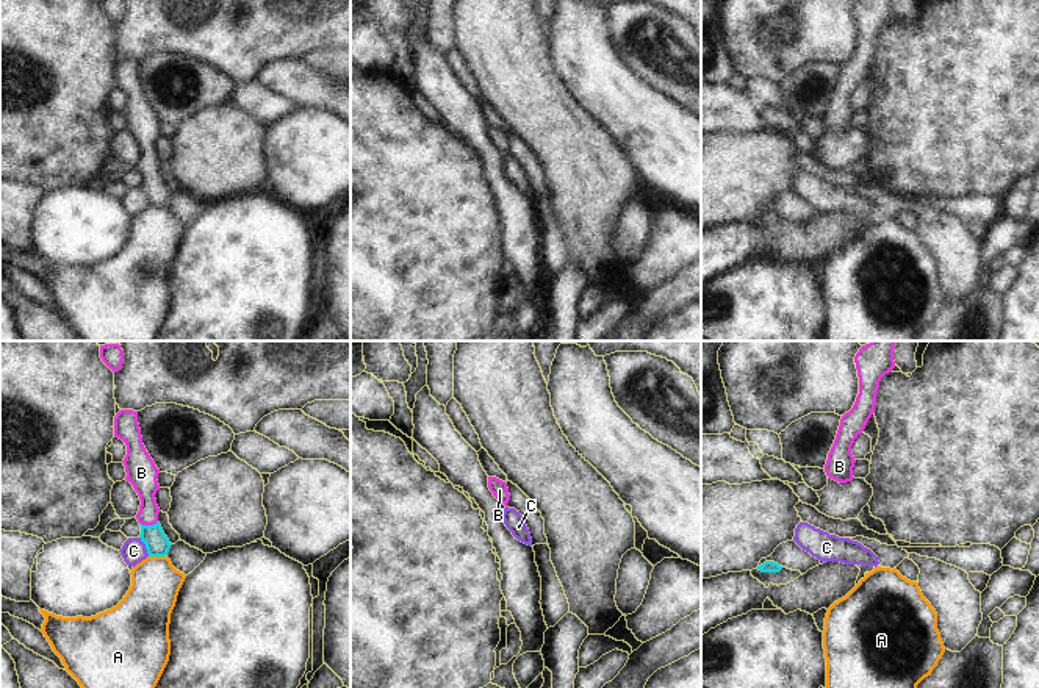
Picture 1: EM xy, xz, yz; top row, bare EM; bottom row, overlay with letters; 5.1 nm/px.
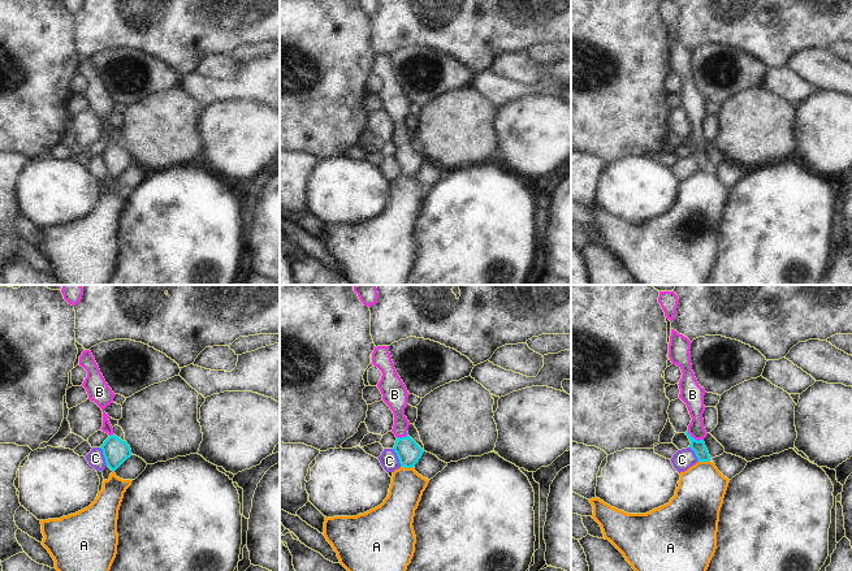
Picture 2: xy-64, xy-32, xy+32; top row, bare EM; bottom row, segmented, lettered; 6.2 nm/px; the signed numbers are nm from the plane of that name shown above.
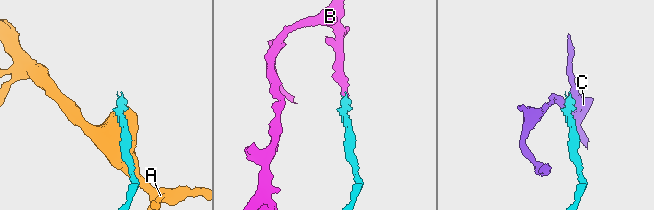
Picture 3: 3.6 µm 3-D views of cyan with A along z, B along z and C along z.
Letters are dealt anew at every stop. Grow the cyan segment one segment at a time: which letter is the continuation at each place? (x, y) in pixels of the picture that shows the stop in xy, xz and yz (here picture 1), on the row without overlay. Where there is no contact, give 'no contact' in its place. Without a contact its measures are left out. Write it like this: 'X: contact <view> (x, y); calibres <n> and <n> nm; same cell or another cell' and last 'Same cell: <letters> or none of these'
A: contact xy (157, 205); calibres 120 and 260 nm; another cell
B: contact xy (147, 175); calibres 120 and 140 nm; same cell
C: contact xy (146, 196); calibres 120 and 130 nm; another cell
Same cell: B

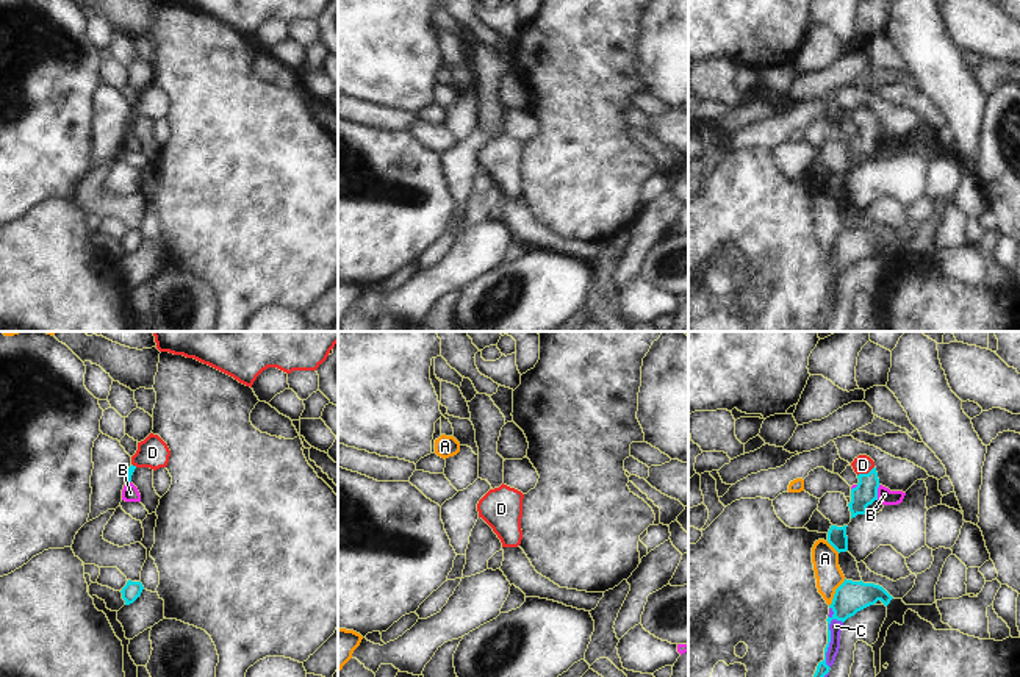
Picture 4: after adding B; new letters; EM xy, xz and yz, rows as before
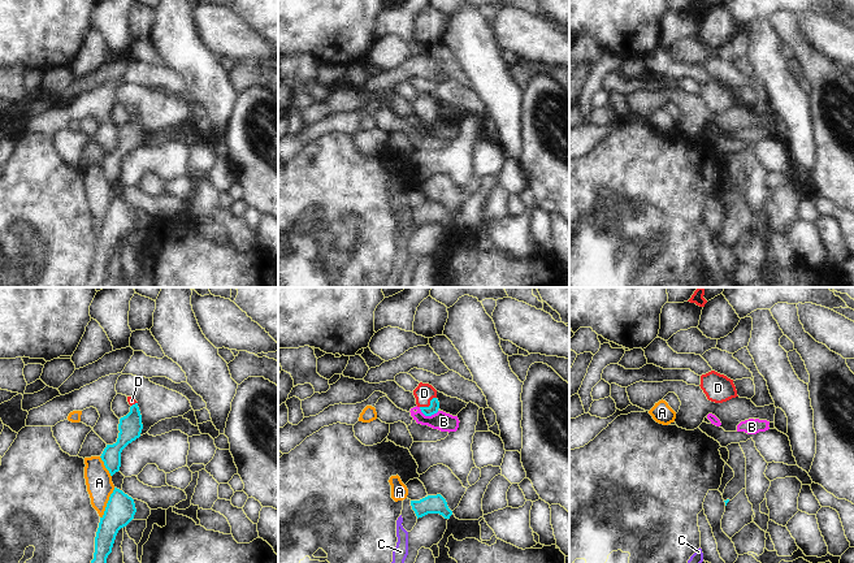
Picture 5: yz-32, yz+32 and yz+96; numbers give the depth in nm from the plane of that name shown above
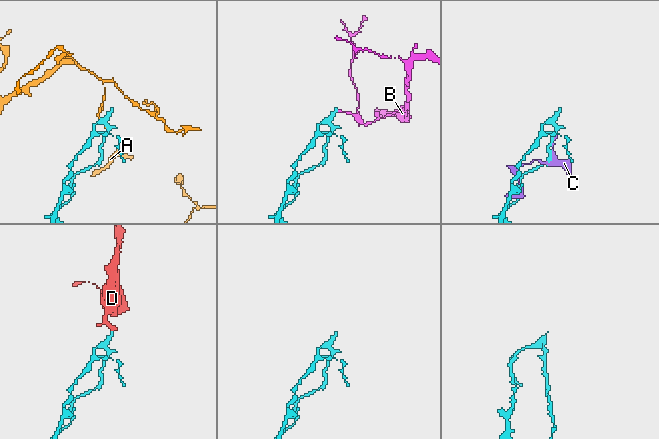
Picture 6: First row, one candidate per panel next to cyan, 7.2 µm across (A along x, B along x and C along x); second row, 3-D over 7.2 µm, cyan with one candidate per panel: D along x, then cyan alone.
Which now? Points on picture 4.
A: contact yz (836, 243); calibres 160 and 140 nm; another cell
B: contact yz (876, 143); calibres 120 and 80 nm; another cell
C: contact yz (829, 288); calibres 160 and 60 nm; another cell
D: contact yz (865, 124); calibres 120 and 100 nm; same cell
Same cell: D

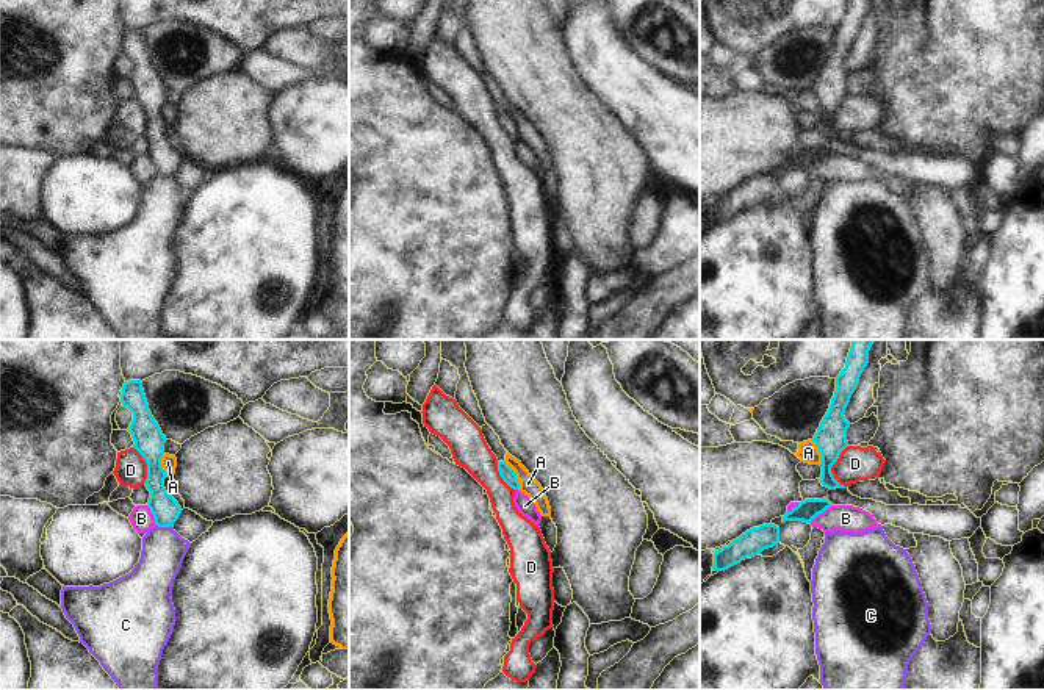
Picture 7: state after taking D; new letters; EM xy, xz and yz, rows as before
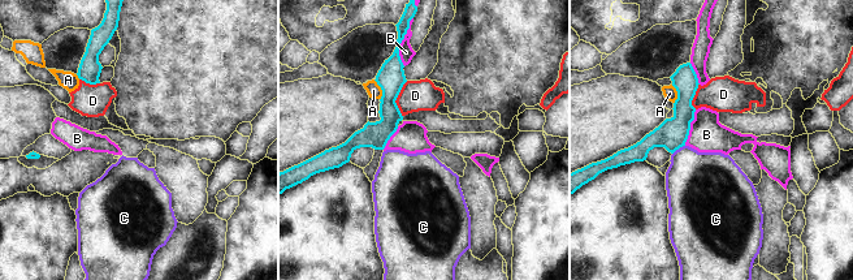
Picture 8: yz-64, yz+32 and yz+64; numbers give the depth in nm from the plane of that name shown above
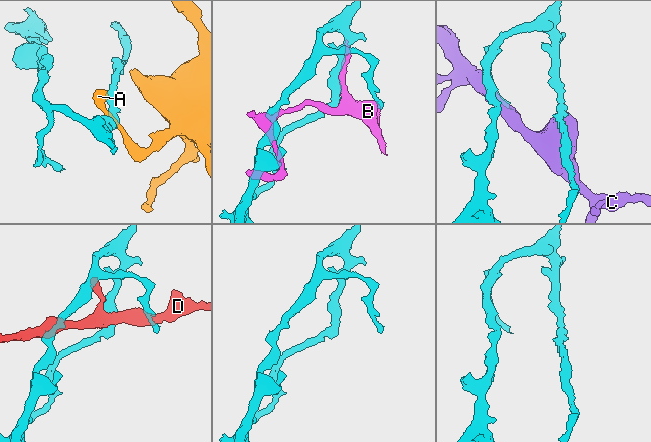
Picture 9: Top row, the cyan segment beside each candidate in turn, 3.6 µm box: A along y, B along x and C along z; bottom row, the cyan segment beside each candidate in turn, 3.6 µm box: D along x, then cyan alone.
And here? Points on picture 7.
A: contact xz (515, 125); calibres 70 and 90 nm; another cell
B: contact yz (820, 161); calibres 110 and 140 nm; another cell
C: contact xy (165, 176); calibres 140 and 220 nm; another cell
D: contact yz (831, 114); calibres 160 and 180 nm; another cell
Same cell: none of these

